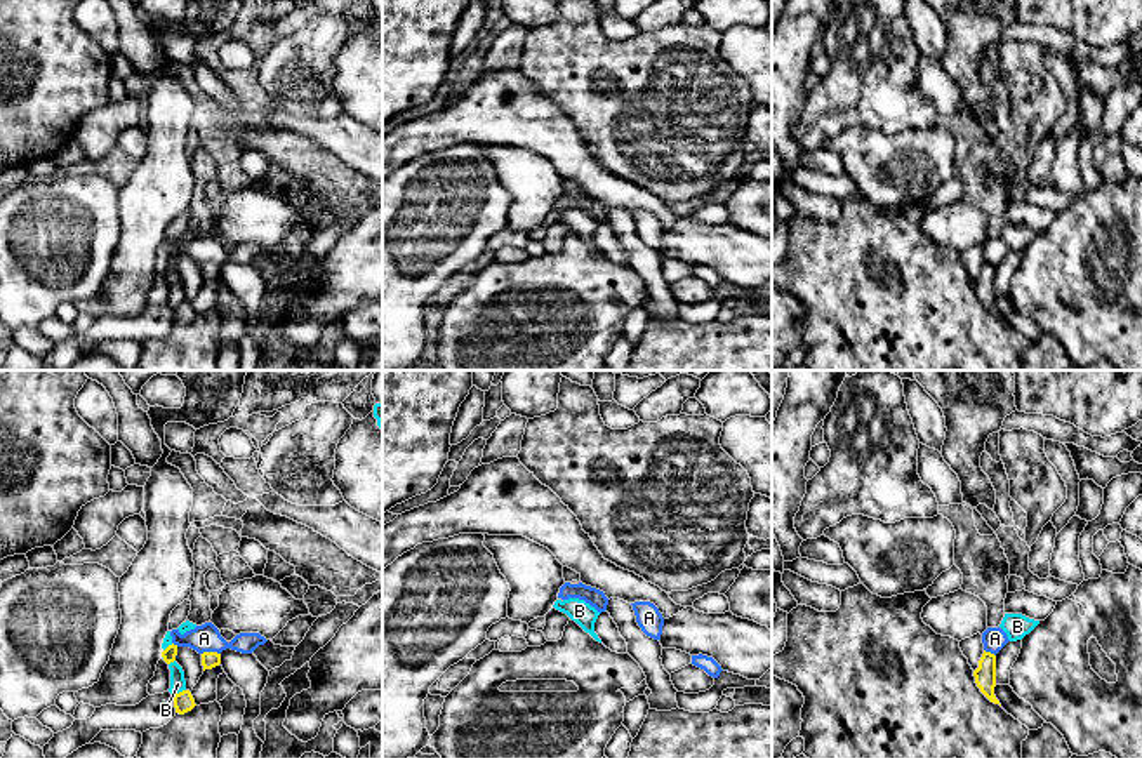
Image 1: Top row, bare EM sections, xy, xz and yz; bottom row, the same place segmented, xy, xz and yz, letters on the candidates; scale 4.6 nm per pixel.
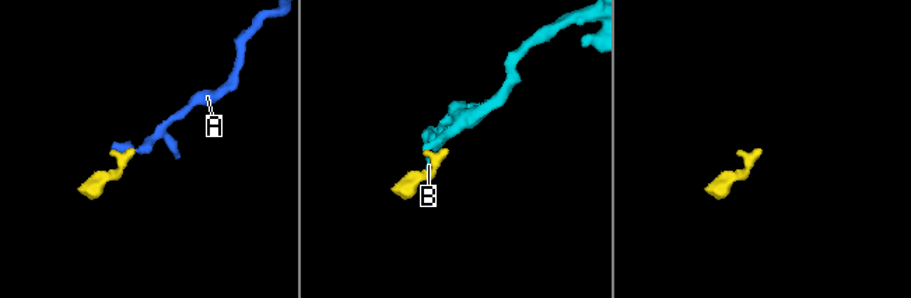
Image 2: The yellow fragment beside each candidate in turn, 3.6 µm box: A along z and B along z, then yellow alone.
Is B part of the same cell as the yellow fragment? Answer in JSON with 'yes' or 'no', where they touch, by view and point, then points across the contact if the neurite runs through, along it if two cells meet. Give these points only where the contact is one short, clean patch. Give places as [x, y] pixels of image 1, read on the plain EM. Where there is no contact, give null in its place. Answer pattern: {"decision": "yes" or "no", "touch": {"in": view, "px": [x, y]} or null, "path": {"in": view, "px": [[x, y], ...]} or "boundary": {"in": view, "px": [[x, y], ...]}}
{"decision": "yes", "touch": {"in": "xy", "px": [179, 303]}, "path": {"in": "xy", "px": [[183, 312], [179, 303], [178, 294]]}}

